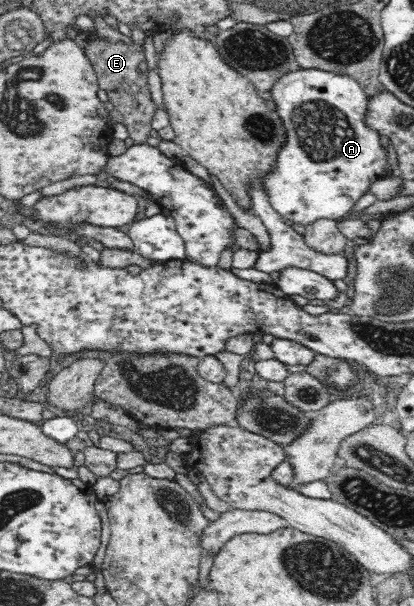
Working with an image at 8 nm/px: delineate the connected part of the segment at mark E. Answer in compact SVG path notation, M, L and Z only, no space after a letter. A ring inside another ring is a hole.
M94 31L87 34L83 49L98 76L99 89L106 92L108 101L124 116L122 123L128 129L129 137L135 144L145 144L152 129L151 118L158 107L151 99L148 76L138 70L139 64L145 61L143 45L133 40L130 43L112 42Z

